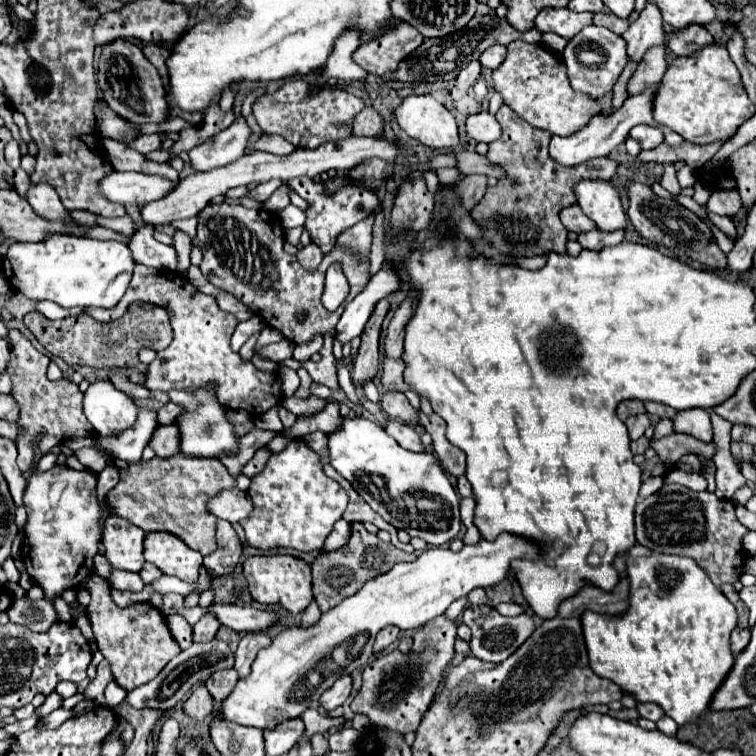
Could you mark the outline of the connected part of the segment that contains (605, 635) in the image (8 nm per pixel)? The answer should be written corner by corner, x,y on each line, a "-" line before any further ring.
642,556
626,560
626,576
630,582
628,610
620,616
598,614
586,610
580,620
590,656
590,666
598,676
616,682
624,692
640,702
656,702
676,724
694,722
710,704
720,682
734,664
730,652
730,632
736,628
736,608
716,588
694,560
686,556

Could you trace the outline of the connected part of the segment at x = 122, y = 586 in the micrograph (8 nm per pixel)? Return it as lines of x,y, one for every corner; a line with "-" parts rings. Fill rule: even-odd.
114,570
112,576
108,578
110,586
112,588
118,588
118,590
128,590
128,592
142,592
144,590
144,582
140,578
140,574
134,574
134,572
124,572
124,570

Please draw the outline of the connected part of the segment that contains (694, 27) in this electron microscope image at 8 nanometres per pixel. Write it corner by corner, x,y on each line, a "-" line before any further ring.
690,24
686,28
680,28
676,32
668,34
668,48
678,56
678,54
688,54
688,52
696,52
696,48
702,48
704,44
714,42
714,38
710,36
710,32
704,26
698,24

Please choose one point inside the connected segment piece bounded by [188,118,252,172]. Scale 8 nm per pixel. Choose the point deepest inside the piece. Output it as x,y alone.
228,145

